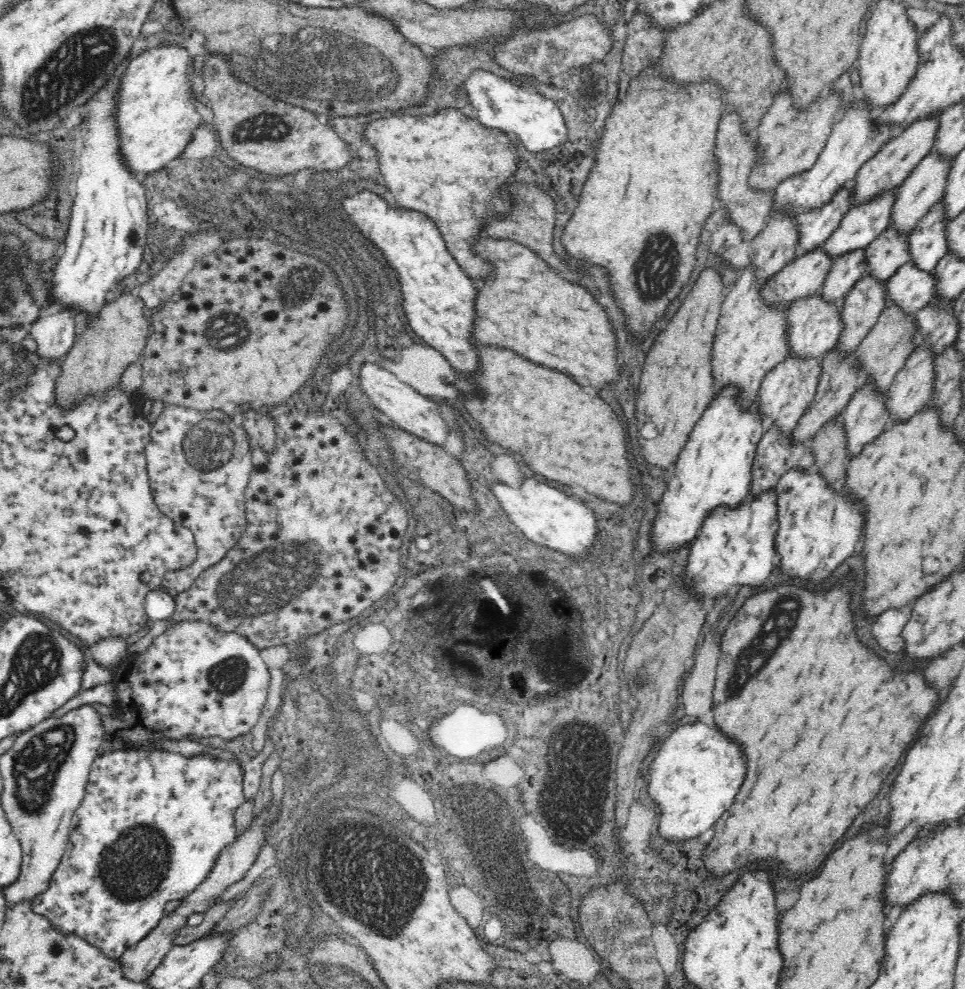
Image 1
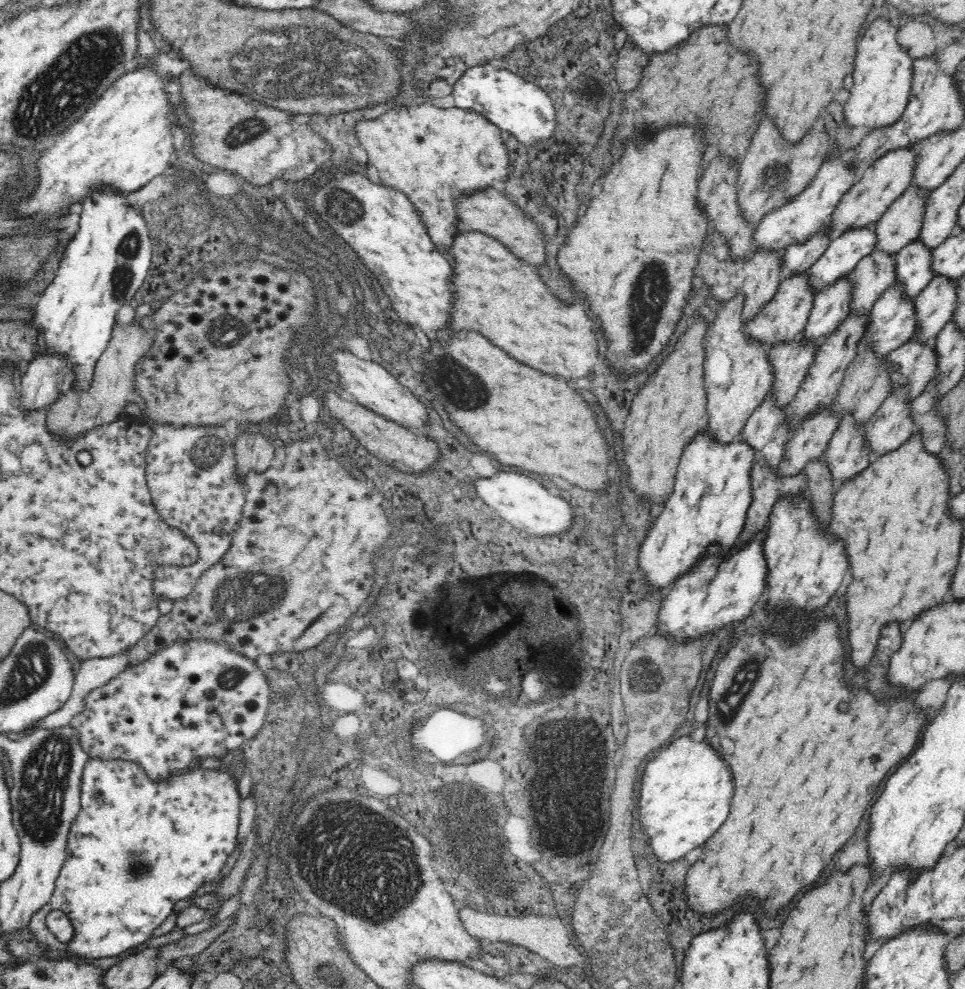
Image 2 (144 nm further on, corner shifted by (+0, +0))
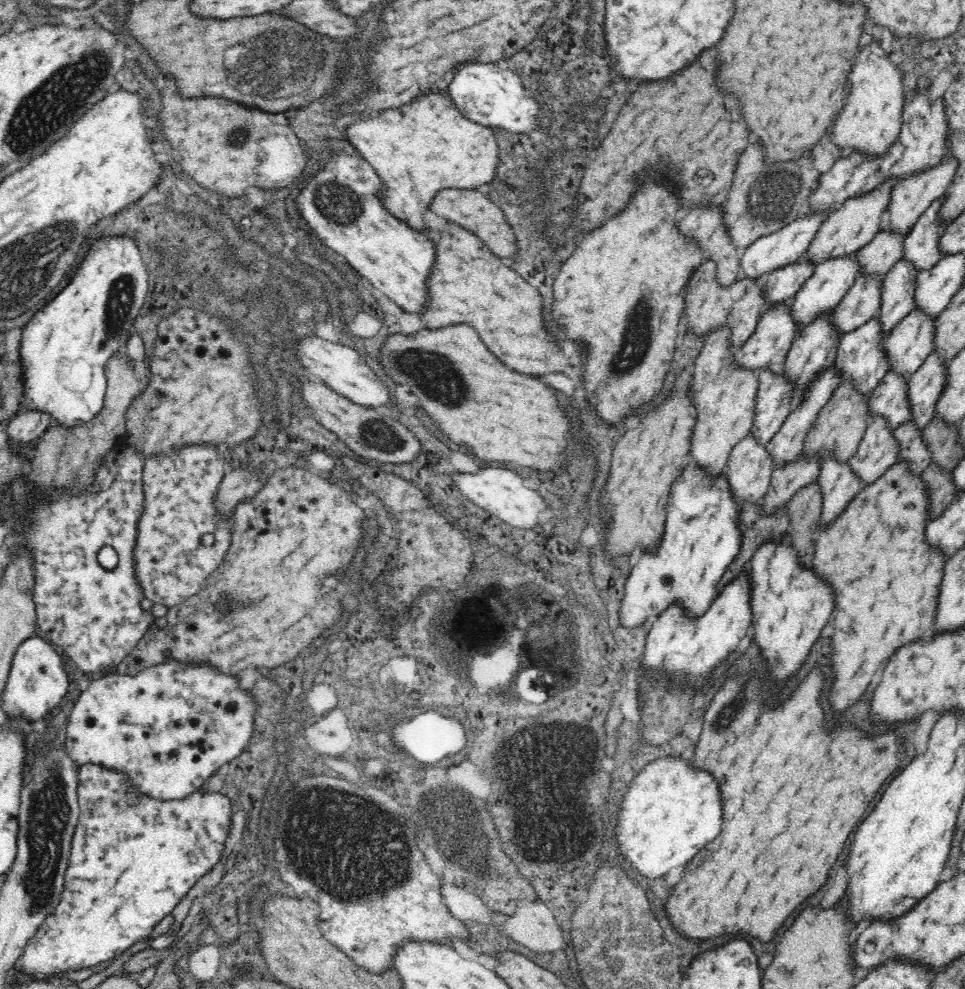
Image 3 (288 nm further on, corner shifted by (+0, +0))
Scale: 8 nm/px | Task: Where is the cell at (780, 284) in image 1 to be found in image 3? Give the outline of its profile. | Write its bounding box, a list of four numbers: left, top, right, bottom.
[734,298,802,374]

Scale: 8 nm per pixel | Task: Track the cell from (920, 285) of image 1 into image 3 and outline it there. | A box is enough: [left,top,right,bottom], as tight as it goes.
[836,314,890,392]

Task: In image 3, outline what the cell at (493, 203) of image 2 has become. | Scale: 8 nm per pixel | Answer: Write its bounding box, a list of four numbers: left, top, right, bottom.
[432,190,518,262]

